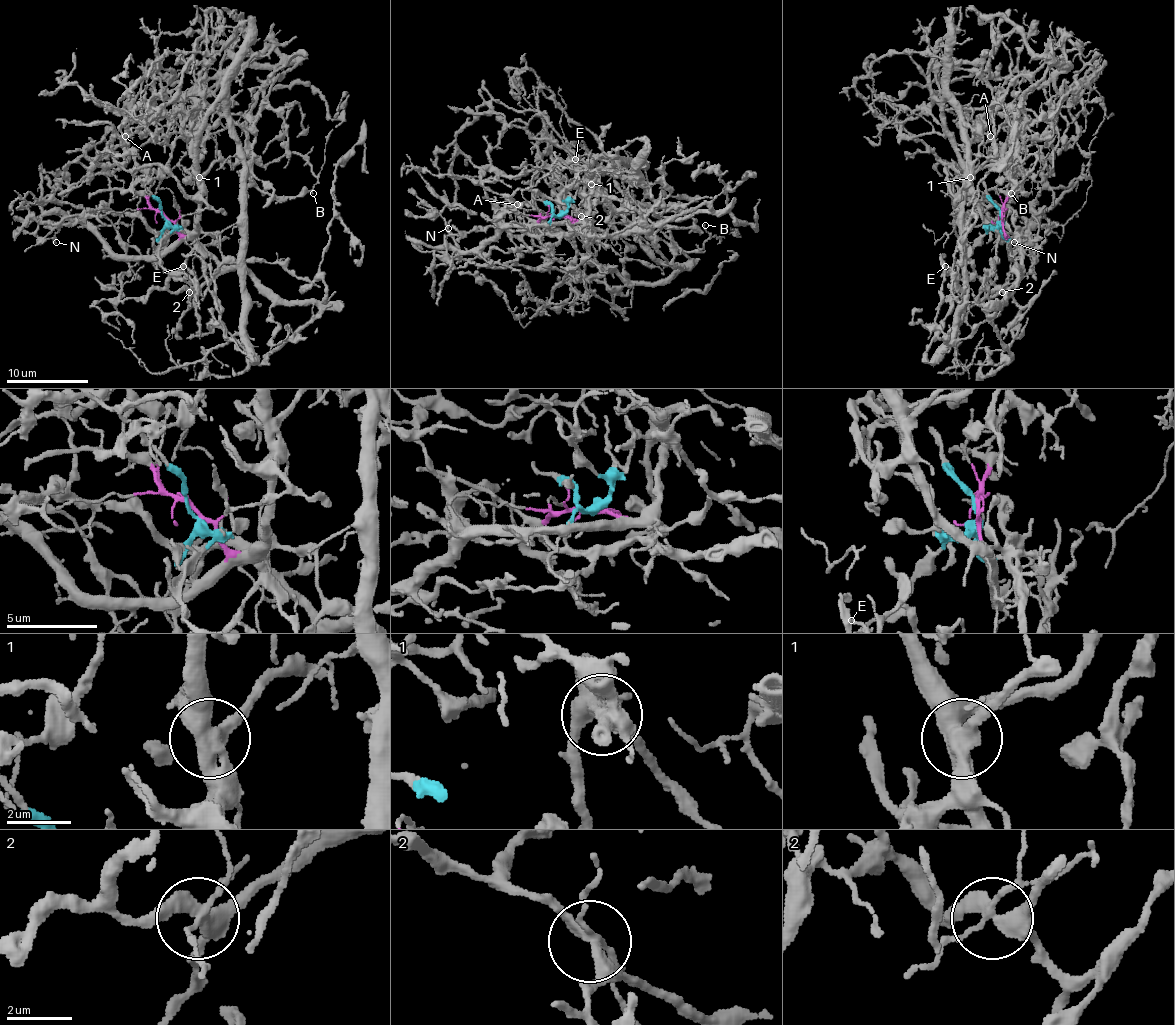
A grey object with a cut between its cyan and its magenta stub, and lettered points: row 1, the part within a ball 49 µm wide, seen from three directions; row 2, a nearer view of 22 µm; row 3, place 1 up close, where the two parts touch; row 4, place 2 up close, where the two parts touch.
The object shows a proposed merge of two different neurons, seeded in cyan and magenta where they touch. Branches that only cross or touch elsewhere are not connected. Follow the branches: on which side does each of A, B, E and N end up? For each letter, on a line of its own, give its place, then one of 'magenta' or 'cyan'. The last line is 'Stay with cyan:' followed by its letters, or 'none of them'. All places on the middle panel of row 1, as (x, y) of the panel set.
A: (517, 204) | cyan
B: (705, 225) | magenta
E: (575, 159) | cyan
N: (448, 228) | cyan
Stay with cyan: A, E, N

